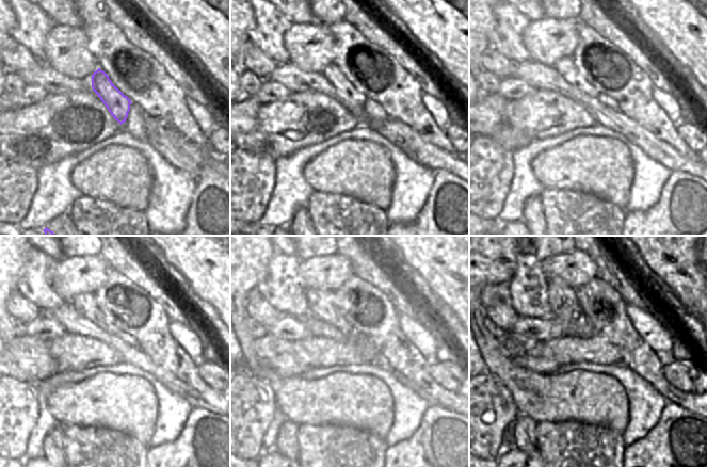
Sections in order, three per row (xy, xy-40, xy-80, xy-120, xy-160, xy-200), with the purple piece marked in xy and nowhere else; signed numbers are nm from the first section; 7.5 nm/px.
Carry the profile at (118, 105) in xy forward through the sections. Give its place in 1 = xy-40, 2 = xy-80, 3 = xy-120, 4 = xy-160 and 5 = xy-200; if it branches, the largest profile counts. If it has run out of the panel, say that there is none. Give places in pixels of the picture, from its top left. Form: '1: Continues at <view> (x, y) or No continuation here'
1: Continues at xy-40 (347, 93)
2: Continues at xy-80 (565, 66)
3: Continues at xy-120 (85, 304)
4: Continues at xy-160 (322, 304)
5: Continues at xy-200 (562, 299)

